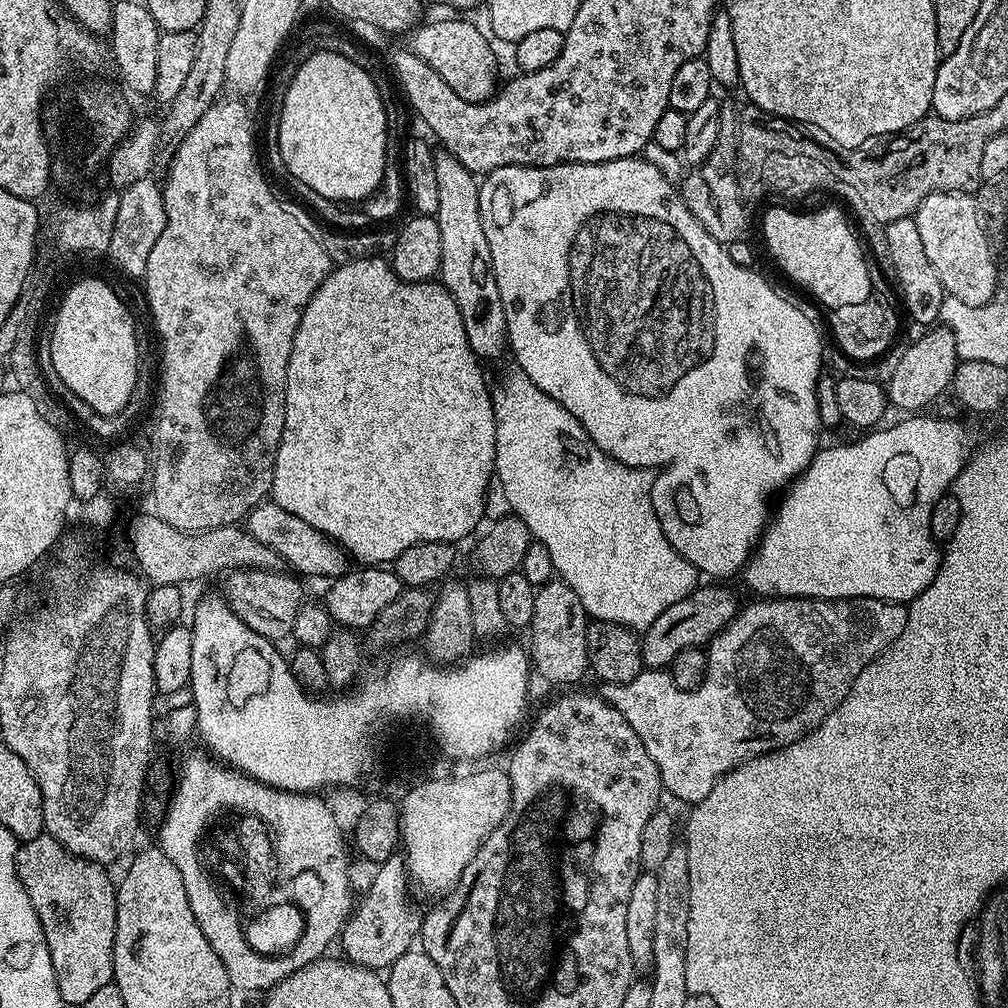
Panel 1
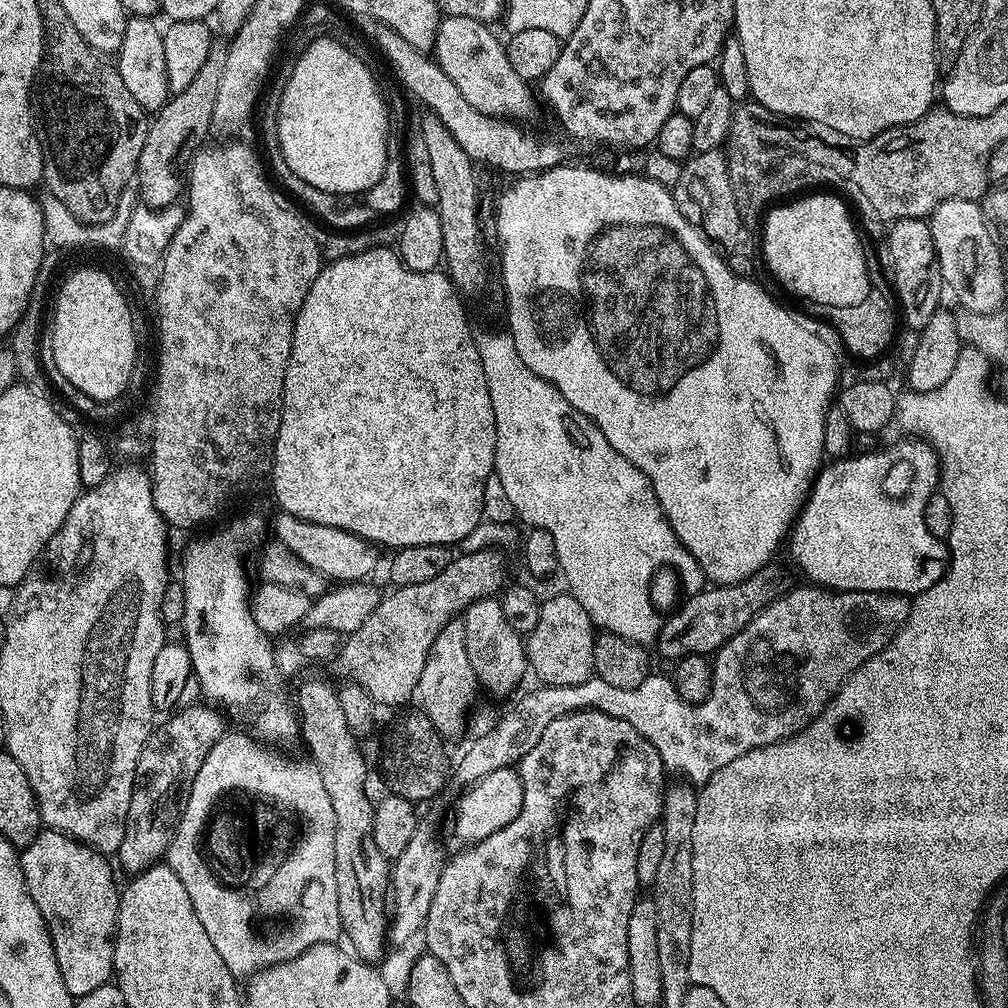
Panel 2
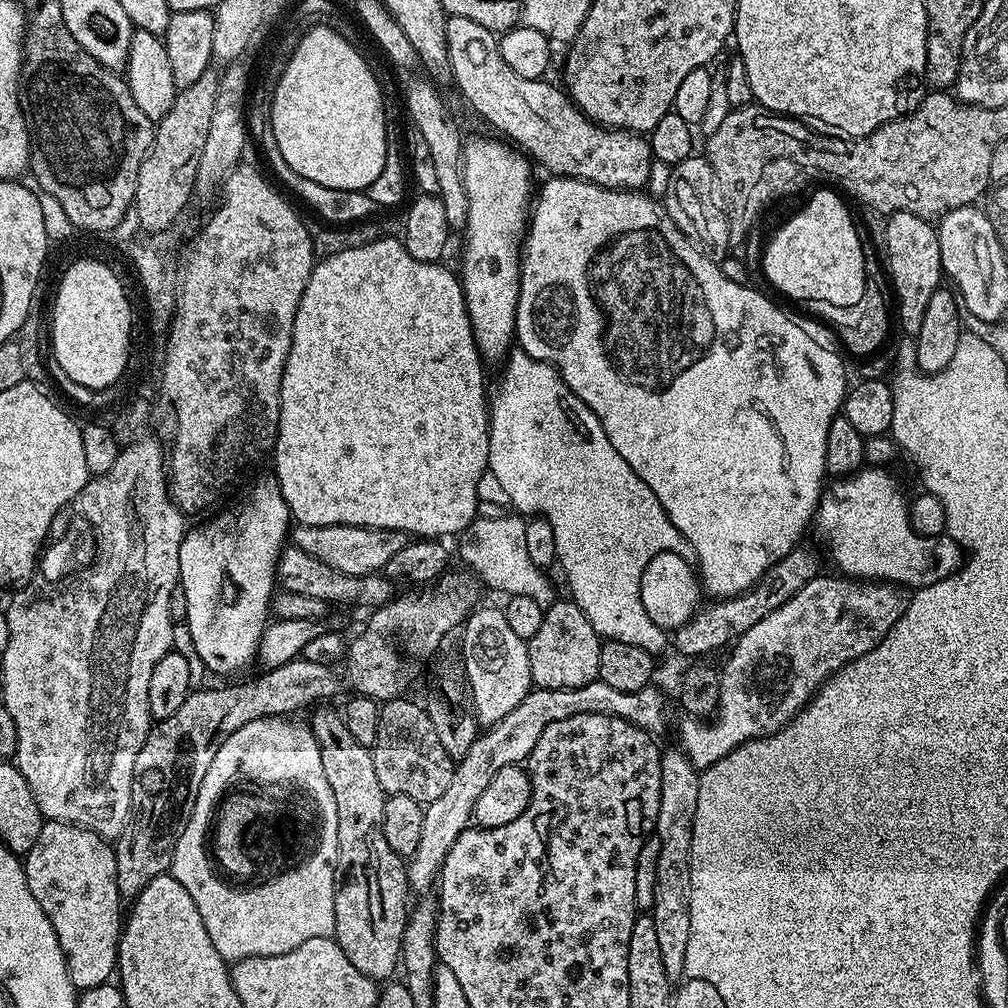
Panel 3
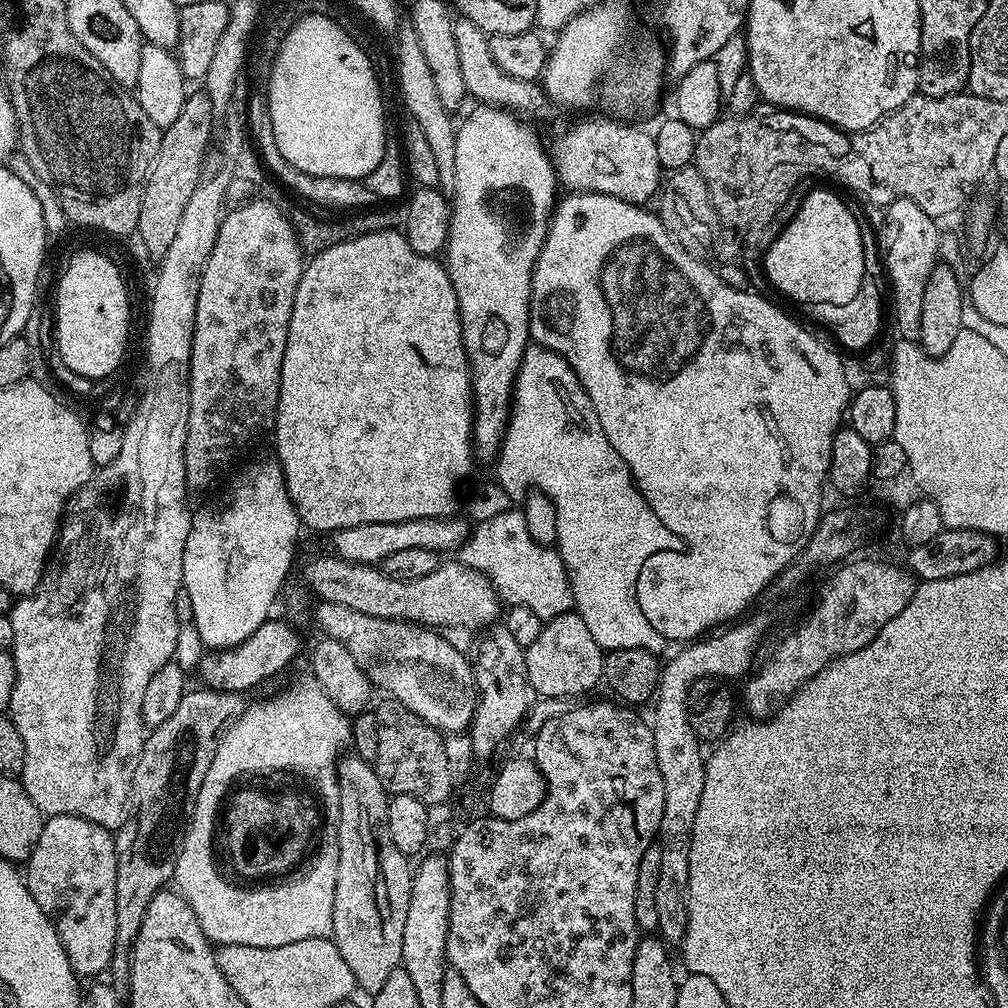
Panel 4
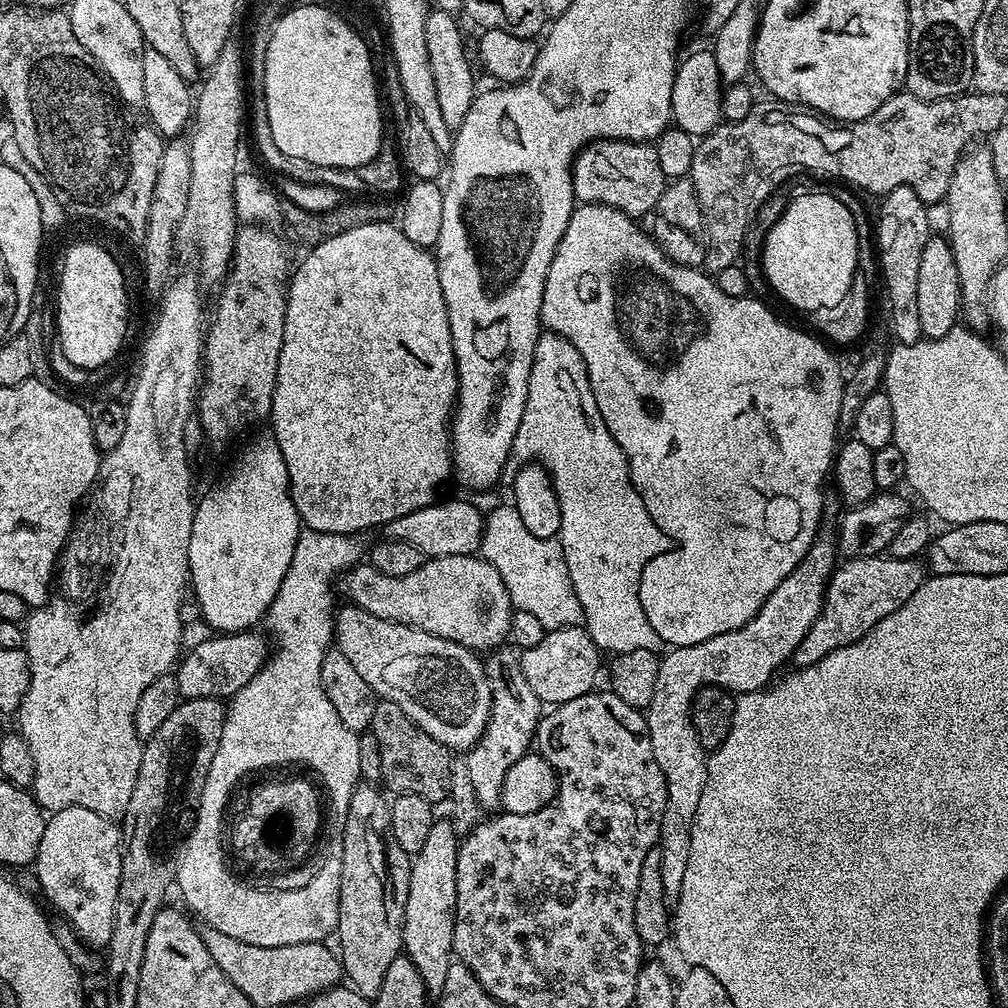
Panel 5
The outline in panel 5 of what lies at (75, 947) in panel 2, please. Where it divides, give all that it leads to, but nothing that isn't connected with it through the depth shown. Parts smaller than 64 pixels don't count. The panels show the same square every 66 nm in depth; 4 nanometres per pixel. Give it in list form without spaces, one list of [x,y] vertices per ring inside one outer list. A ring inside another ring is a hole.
[[[82,806],[51,813],[42,830],[42,842],[38,842],[35,868],[36,880],[45,898],[64,915],[61,917],[81,941],[96,950],[107,946],[114,930],[114,906],[118,902],[118,882],[122,874],[121,825],[115,819],[94,814],[94,810],[82,810]]]

